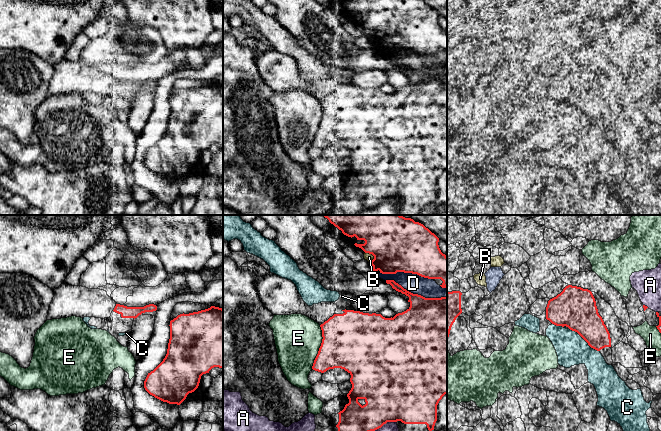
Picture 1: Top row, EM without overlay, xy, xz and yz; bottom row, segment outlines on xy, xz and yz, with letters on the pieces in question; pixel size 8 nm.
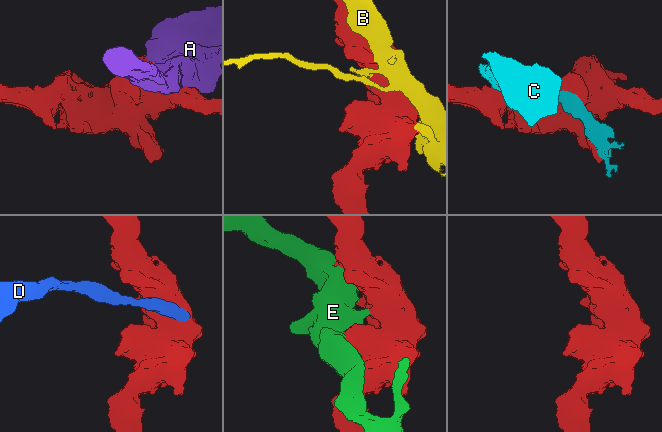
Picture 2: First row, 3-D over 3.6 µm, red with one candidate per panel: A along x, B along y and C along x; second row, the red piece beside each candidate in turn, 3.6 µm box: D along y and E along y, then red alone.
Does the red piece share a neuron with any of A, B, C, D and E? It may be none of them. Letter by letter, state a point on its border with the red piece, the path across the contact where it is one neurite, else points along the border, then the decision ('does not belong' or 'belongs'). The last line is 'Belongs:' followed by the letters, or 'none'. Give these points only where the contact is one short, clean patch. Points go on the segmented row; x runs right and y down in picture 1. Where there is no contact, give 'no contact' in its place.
A: meets red in xz at (385, 423); does not belong
B: meets red in xz at (372, 254); does not belong
C: meets red in yz at (584, 339); does not belong
D: meets red in xz at (416, 294); does not belong
E: meets red in xz at (320, 347); does not belong
Belongs: none

